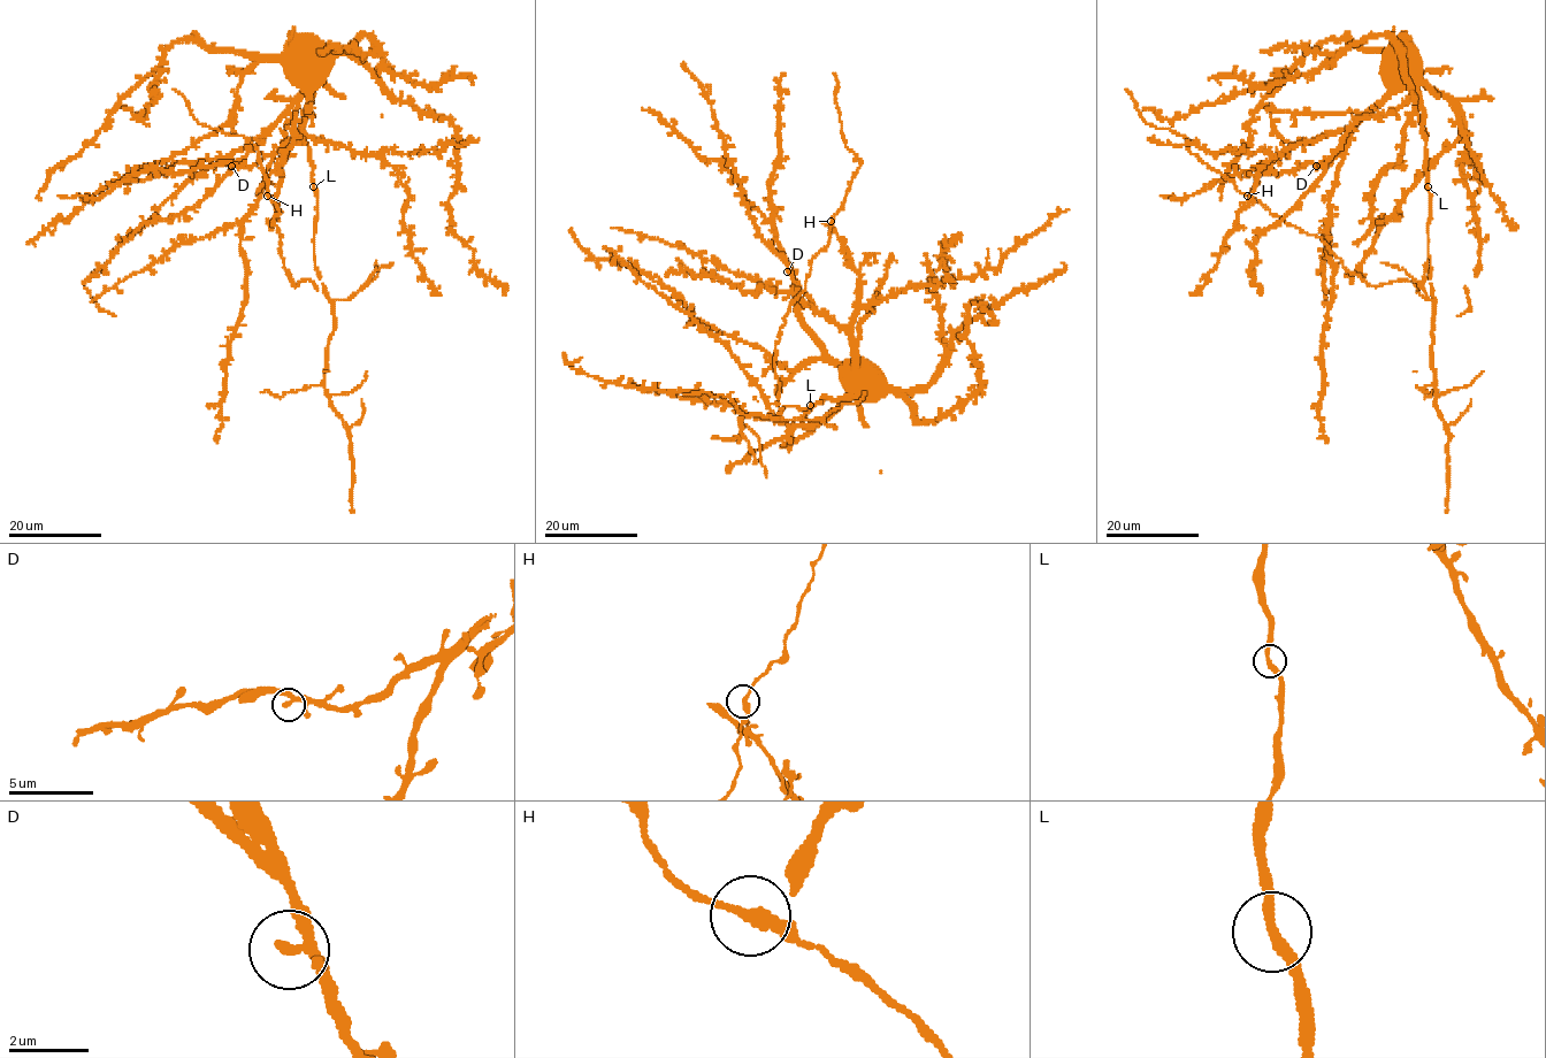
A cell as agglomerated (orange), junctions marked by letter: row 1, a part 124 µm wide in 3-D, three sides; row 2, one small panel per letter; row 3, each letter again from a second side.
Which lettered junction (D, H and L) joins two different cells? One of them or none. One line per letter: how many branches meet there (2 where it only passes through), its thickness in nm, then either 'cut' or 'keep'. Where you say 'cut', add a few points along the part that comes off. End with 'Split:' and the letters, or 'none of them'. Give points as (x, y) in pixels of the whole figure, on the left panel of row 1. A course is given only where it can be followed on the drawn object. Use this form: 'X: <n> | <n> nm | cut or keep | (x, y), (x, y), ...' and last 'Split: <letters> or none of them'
D: 2 | 280 nm | keep
H: 2 | 240 nm | keep
L: 2 | 260 nm | keep
Split: none of them

